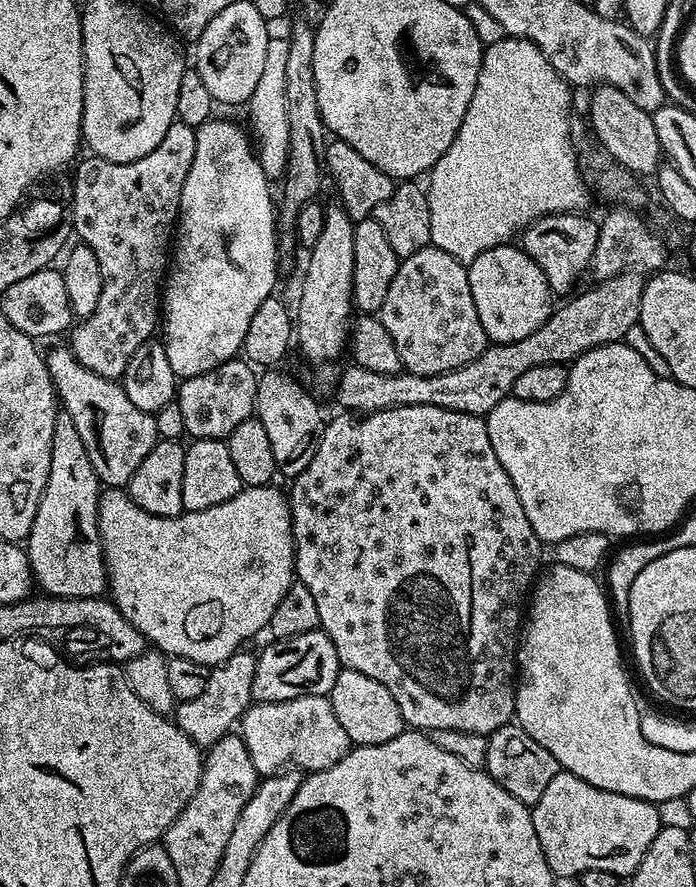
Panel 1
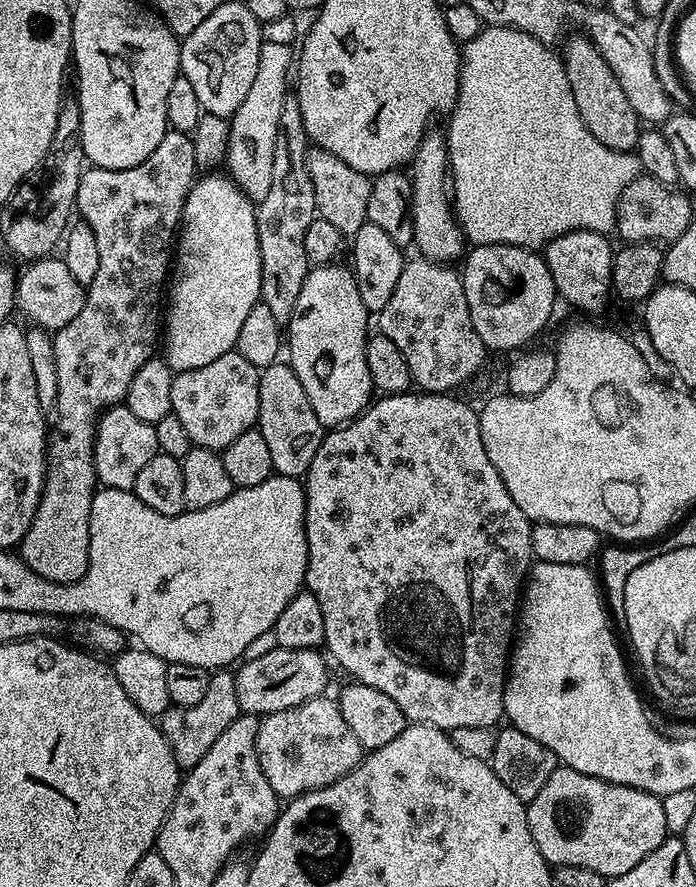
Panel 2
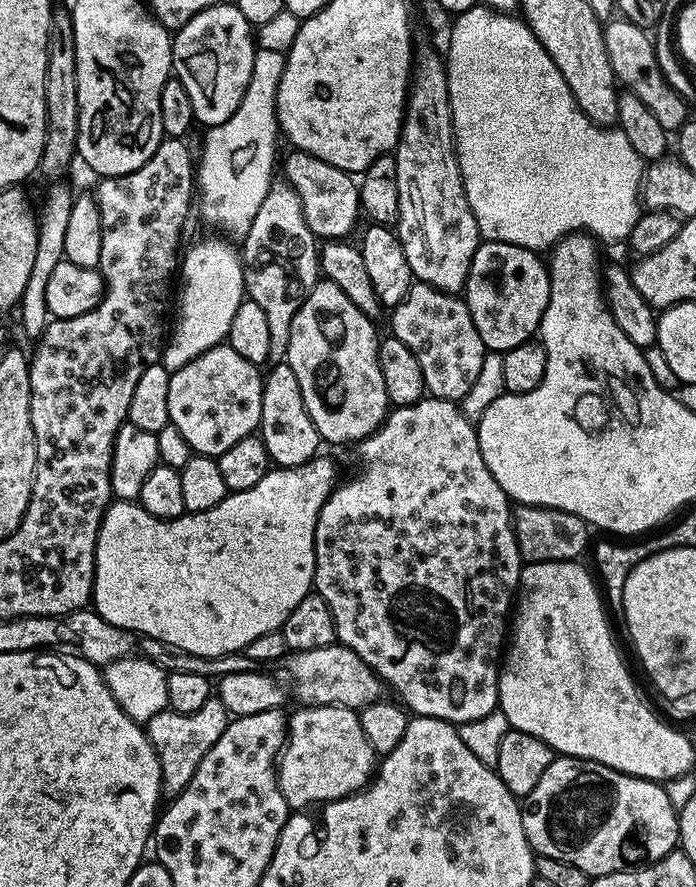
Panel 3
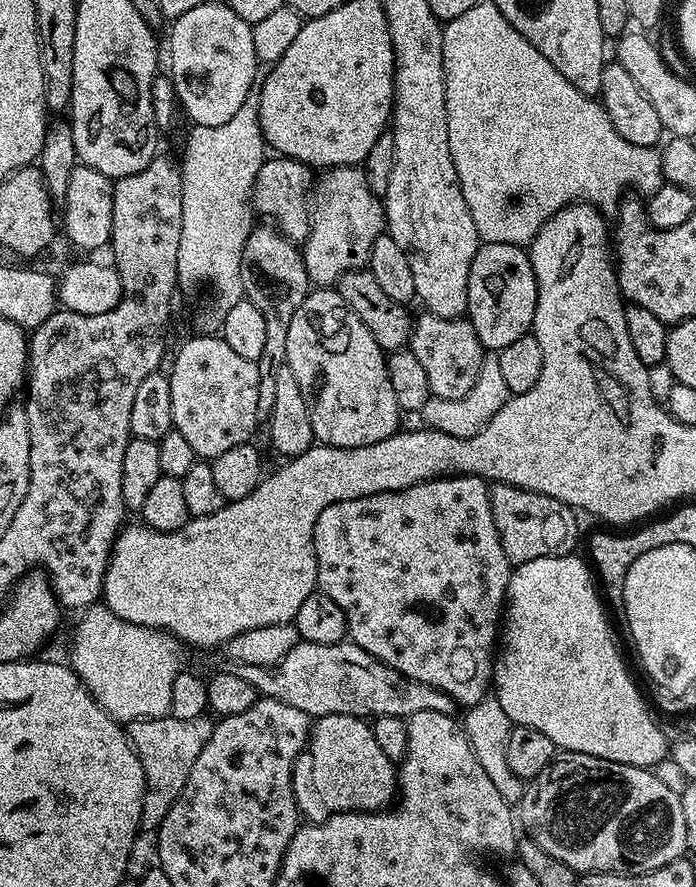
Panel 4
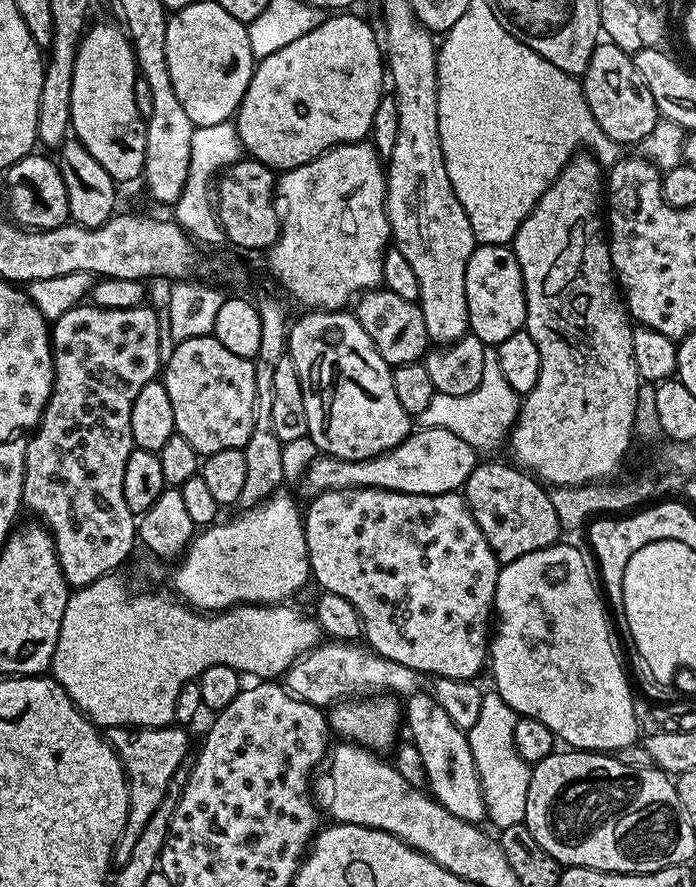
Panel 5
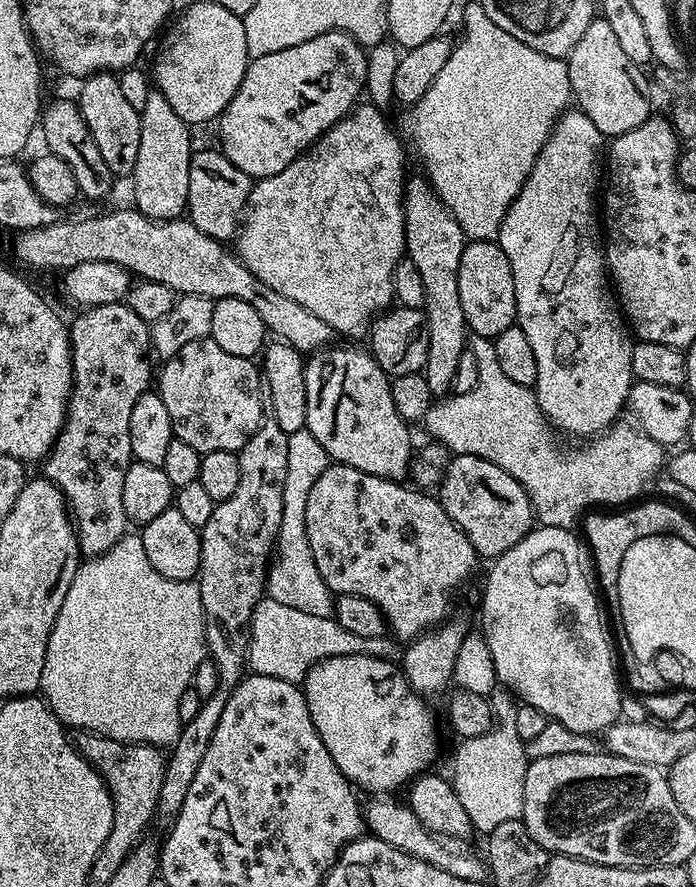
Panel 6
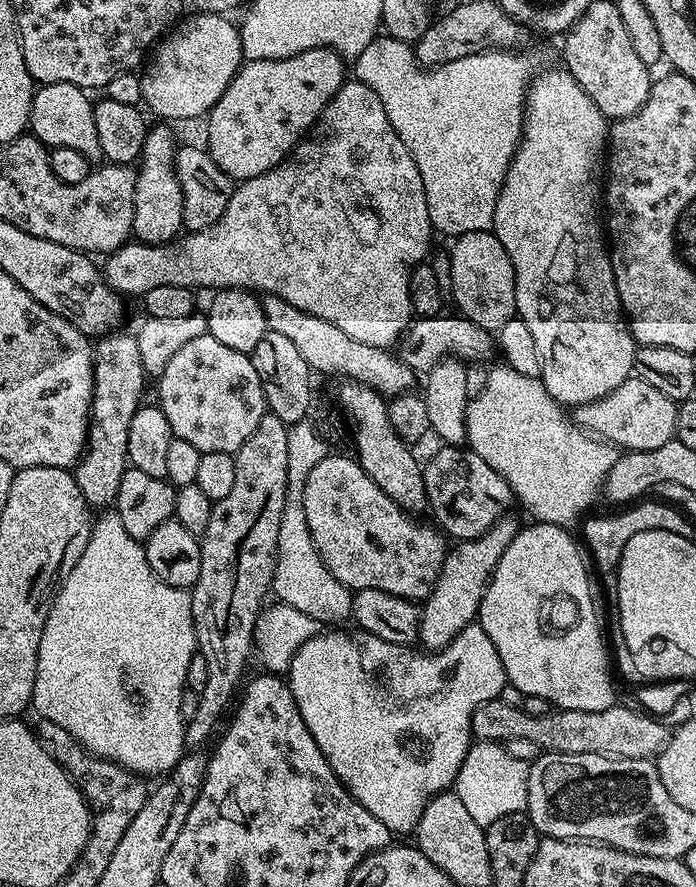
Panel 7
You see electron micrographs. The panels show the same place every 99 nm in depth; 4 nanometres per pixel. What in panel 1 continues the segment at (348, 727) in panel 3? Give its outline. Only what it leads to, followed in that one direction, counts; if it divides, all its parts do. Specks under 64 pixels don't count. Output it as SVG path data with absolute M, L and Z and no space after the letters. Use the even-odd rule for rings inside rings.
M299 696L286 702L253 703L244 712L238 725L238 734L250 750L257 777L275 776L291 766L305 773L321 772L334 762L342 762L354 745L350 734L334 715L334 706L327 696Z

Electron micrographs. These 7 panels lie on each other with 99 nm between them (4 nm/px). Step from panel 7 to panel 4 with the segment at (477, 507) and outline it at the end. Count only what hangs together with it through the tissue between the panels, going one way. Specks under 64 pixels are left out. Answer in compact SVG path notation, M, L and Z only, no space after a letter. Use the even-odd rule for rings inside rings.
M493 483L490 488L490 506L494 514L494 526L500 535L502 550L506 550L508 563L515 566L534 558L566 556L573 551L580 536L577 513L558 498L528 492L513 484Z

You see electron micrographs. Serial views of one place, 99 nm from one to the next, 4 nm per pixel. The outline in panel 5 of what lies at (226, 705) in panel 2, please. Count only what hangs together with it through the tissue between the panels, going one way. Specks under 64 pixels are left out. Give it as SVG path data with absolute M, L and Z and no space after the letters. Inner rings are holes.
M169 726L167 728L110 728L107 729L106 739L108 745L116 751L116 756L124 767L124 777L128 780L128 817L126 826L122 830L122 838L118 838L116 849L112 855L112 862L116 868L126 866L130 854L134 850L134 842L142 835L146 822L154 818L154 810L162 806L162 798L168 796L168 787L178 769L185 767L188 756L188 736L183 727Z

